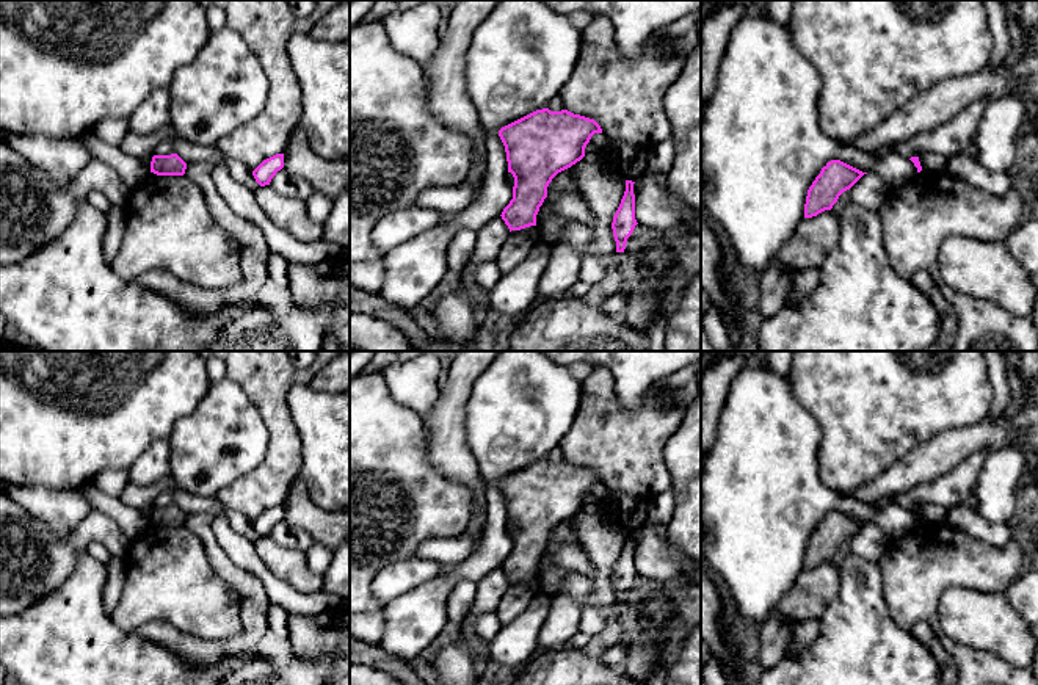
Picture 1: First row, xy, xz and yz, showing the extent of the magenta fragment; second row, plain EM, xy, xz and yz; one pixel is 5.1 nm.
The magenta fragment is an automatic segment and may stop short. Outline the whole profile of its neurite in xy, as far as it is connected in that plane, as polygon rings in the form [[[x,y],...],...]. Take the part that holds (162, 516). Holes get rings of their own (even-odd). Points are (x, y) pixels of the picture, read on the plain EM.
[[[154,506],[151,513],[151,524],[157,527],[183,527],[187,514],[177,506]]]

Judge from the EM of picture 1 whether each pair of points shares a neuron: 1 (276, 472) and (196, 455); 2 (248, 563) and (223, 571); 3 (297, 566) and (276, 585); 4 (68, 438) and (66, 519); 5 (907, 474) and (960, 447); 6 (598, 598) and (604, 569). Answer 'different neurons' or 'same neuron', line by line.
1: different neurons
2: different neurons
3: different neurons
4: different neurons
5: same neuron
6: same neuron

